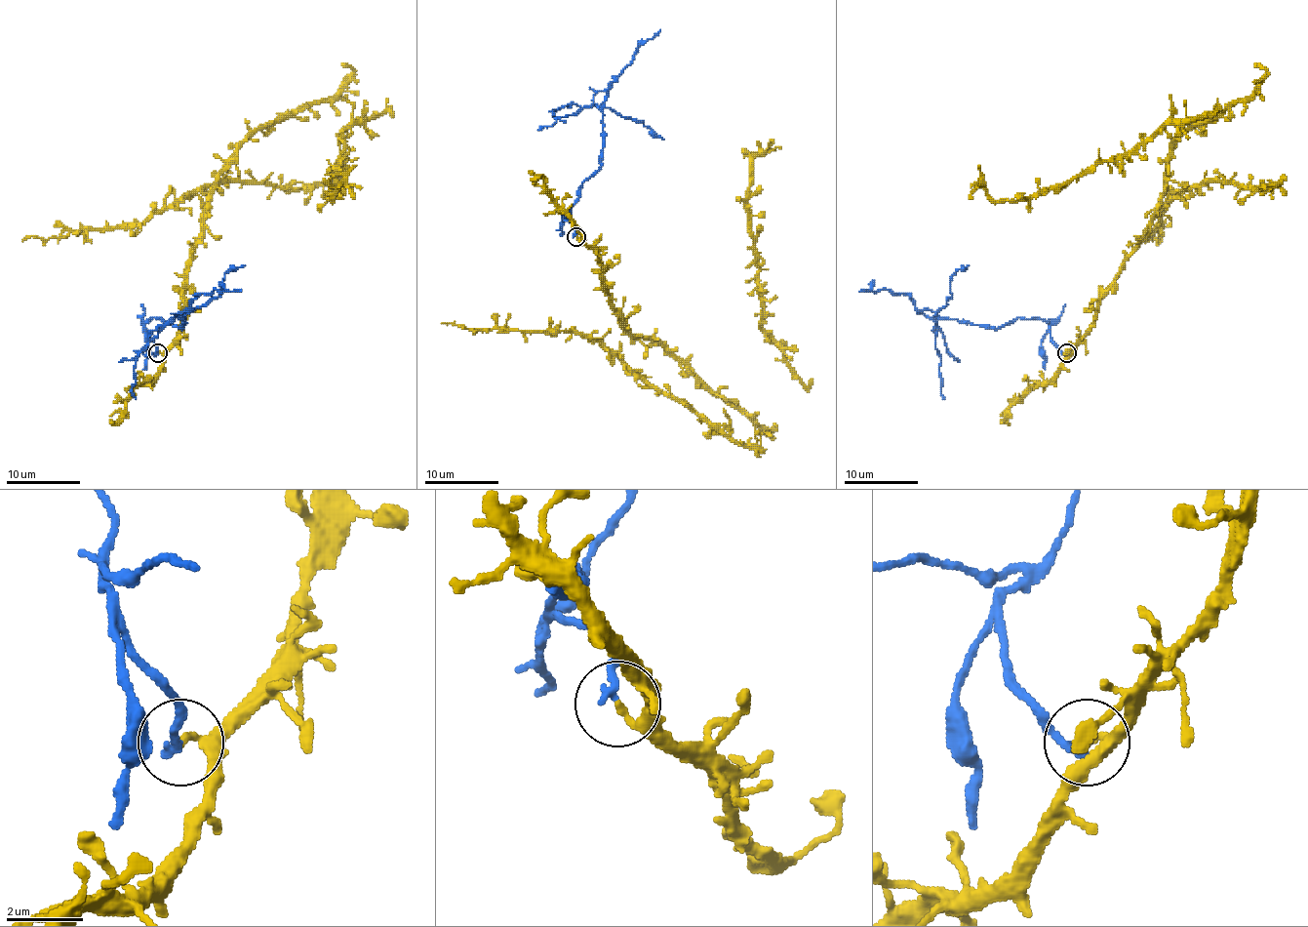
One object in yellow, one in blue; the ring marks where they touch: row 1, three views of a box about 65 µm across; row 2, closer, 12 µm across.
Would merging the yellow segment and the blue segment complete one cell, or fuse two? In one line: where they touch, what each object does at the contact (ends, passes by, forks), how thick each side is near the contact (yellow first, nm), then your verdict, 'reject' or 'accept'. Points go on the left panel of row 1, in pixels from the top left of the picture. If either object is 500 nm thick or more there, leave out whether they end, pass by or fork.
place (157, 353); yellow ends; blue ends; calibres 220 and 200 nm; reject

